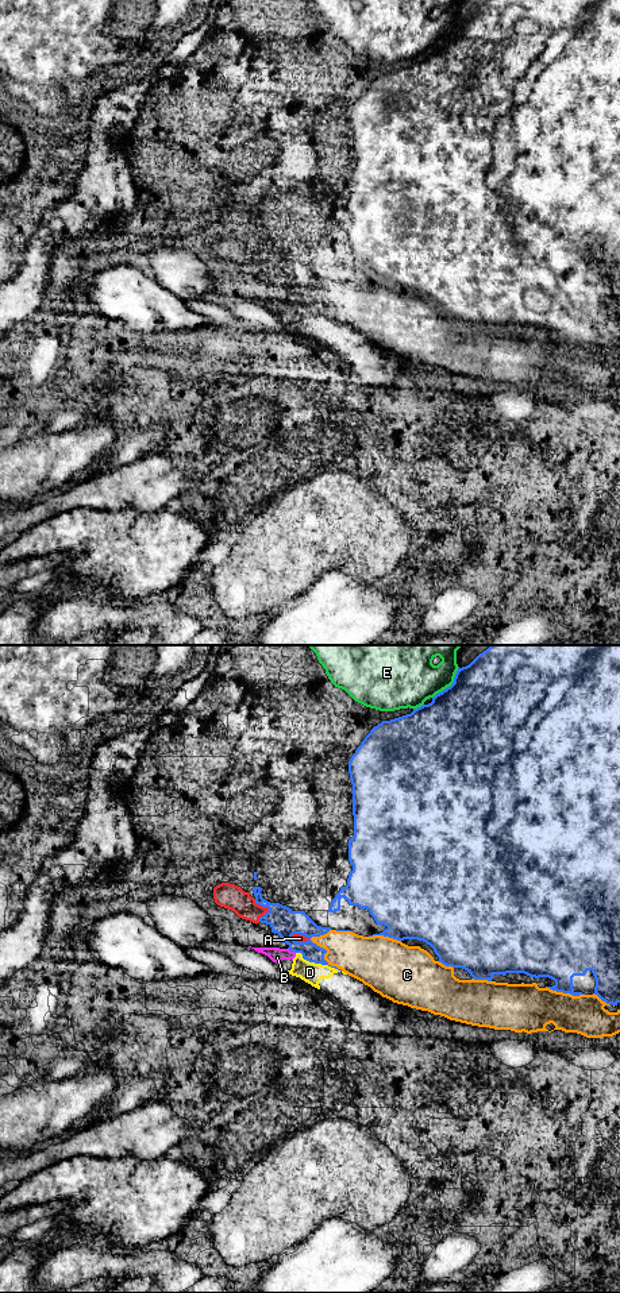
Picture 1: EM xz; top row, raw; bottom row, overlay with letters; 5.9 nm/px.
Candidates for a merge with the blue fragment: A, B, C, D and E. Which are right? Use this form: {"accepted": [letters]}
{"accepted": []}

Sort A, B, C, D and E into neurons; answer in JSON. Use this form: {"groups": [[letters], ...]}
{"groups": [["A", "C"], ["B", "D"], ["E"]]}

